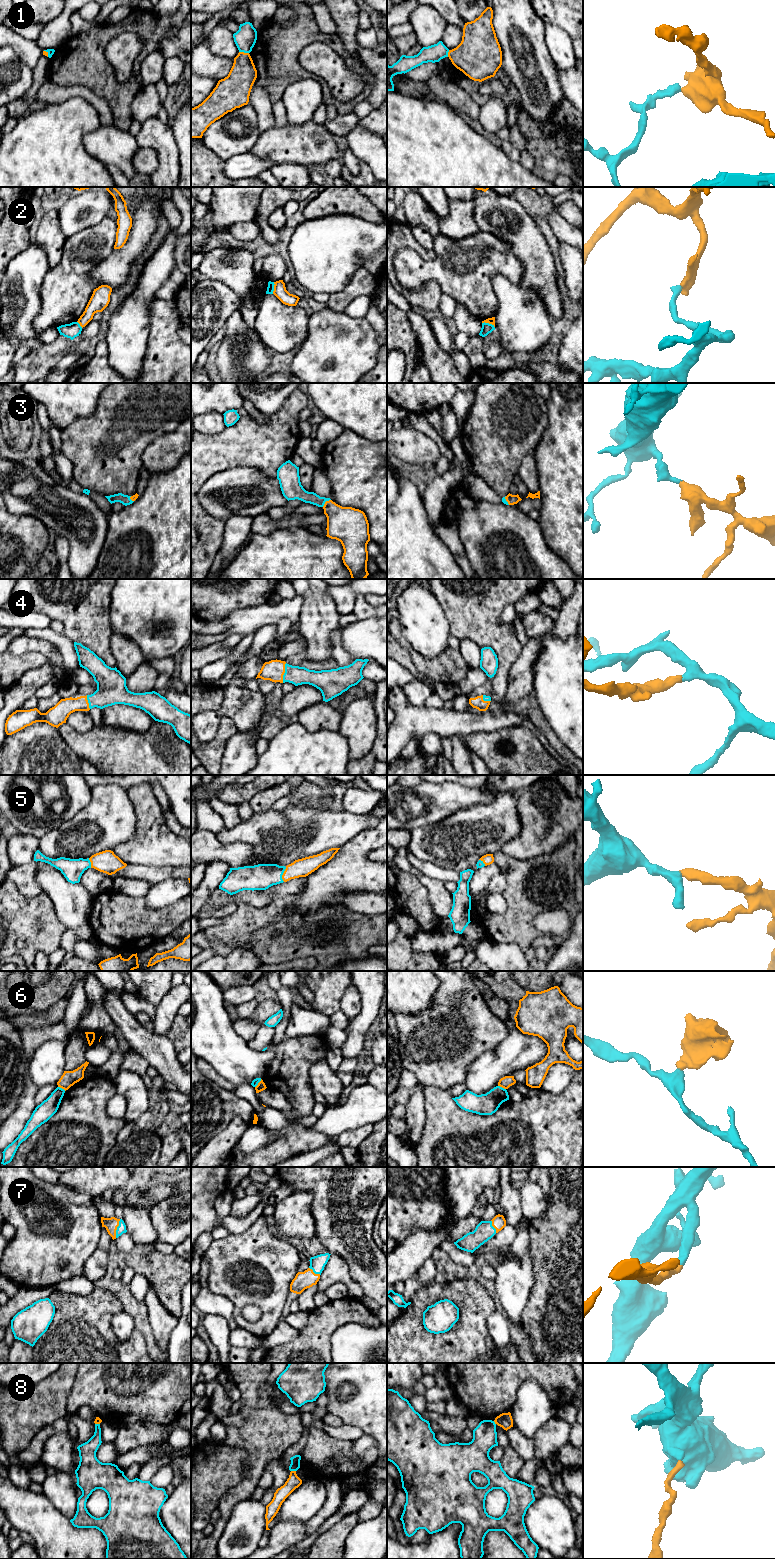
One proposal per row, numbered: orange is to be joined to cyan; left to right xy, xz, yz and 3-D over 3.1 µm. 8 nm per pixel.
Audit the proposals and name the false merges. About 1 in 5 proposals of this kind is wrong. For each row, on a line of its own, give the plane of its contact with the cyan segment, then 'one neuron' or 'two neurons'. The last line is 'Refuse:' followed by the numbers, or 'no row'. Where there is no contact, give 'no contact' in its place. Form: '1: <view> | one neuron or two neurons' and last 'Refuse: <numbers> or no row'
1: xz | two neurons
2: yz | two neurons
3: xz | one neuron
4: xz | one neuron
5: xz | one neuron
6: yz | two neurons
7: xy | one neuron
8: xz | two neurons
Refuse: 1, 2, 6, 8

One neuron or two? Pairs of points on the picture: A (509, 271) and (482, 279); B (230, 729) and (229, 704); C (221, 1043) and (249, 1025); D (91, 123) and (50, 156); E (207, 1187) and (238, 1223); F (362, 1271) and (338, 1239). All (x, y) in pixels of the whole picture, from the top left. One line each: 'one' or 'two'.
A: one
B: two
C: two
D: one
E: one
F: one

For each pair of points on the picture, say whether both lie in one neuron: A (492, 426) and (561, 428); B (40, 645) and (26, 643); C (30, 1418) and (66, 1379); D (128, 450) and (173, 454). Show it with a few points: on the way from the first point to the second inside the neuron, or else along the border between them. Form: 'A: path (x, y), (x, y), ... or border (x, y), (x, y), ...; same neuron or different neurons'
A: border (546, 404), (548, 426), (535, 449); different neurons
B: path (37, 644), (29, 644); same neuron
C: path (38, 1408), (56, 1389); same neuron
D: border (161, 435), (146, 447), (142, 455), (143, 467); different neurons

